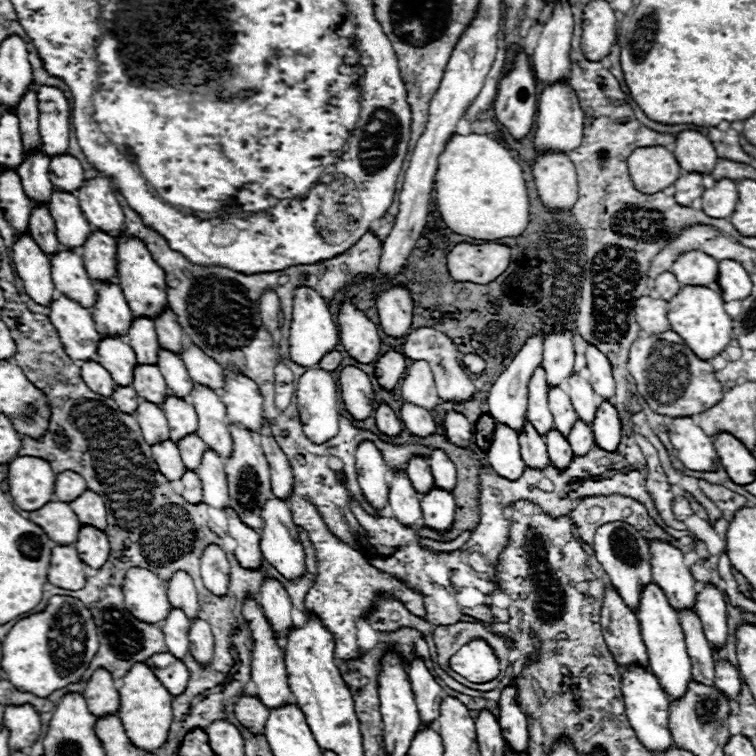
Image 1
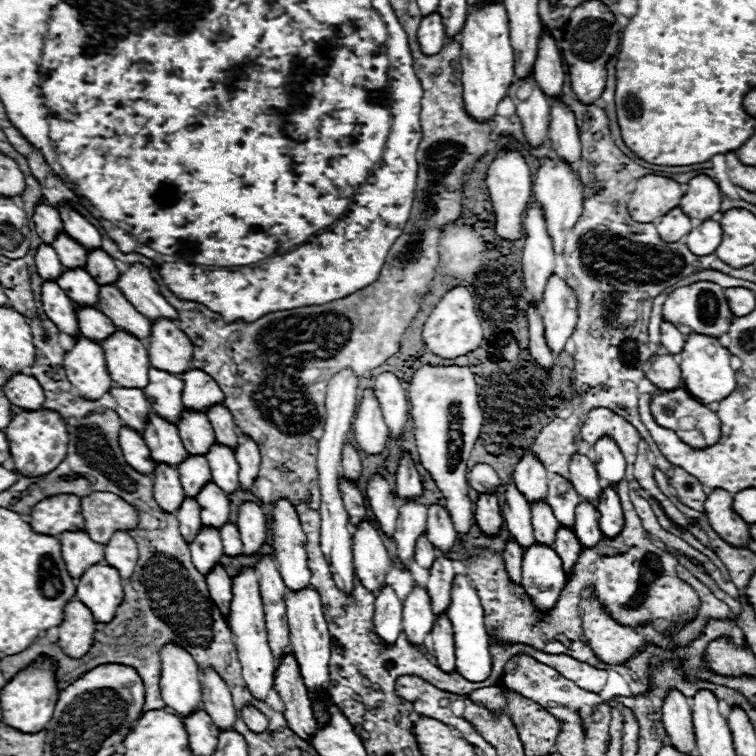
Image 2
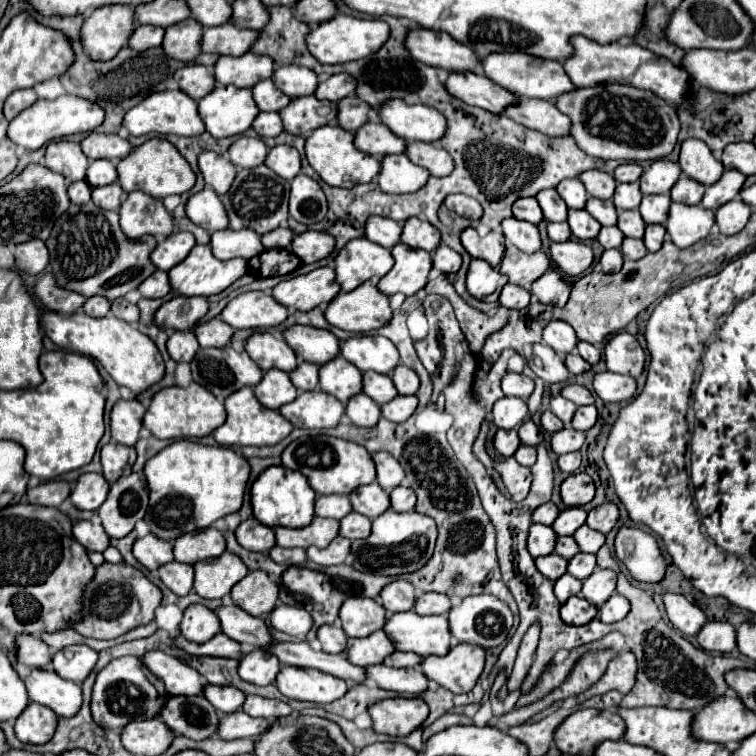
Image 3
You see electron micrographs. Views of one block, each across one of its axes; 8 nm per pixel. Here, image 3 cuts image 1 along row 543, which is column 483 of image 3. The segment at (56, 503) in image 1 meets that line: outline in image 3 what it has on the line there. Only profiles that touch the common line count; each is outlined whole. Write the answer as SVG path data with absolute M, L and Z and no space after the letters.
M504 52L504 54L488 54L480 58L480 70L494 84L510 90L516 96L530 96L542 100L554 100L554 96L574 90L570 78L566 76L560 60L546 60L538 56L530 56L526 52Z

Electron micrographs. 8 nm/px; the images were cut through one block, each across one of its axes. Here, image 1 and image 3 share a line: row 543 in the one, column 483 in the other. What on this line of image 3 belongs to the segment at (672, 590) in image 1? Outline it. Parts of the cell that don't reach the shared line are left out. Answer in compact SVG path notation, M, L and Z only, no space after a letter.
M456 644L446 656L422 658L420 668L438 686L454 694L464 694L474 688L484 670L484 648L478 648L478 644Z

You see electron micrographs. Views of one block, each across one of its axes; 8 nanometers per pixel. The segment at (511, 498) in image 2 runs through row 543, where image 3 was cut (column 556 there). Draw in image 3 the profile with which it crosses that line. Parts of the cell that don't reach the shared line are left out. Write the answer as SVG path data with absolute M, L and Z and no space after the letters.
M574 506L558 514L558 518L552 524L552 530L558 536L572 536L578 530L578 526L582 526L584 522L586 522L586 510L580 506Z

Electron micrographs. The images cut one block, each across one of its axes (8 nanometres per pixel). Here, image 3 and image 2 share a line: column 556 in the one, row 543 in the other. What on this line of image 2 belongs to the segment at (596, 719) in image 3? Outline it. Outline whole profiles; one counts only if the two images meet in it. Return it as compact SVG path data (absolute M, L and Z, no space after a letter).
M726 490L708 492L704 508L712 530L722 540L728 540L728 544L736 544L736 548L744 548L748 544L750 526L744 520L740 520L740 516L734 512L730 492Z

